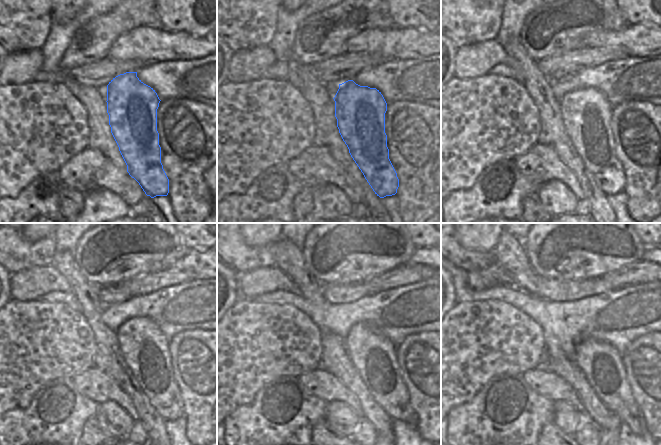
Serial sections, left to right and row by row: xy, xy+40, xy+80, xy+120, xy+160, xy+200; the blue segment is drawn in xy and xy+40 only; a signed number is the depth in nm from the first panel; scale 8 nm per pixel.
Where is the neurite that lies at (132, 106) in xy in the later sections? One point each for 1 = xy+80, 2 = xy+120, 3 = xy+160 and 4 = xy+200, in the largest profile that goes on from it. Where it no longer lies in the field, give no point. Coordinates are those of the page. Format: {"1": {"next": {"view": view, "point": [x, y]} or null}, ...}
{"1": {"next": {"view": "xy+80", "point": [586, 113]}}, "2": {"next": {"view": "xy+120", "point": [143, 346]}}, "3": {"next": {"view": "xy+160", "point": [373, 356]}}, "4": {"next": {"view": "xy+200", "point": [601, 364]}}}

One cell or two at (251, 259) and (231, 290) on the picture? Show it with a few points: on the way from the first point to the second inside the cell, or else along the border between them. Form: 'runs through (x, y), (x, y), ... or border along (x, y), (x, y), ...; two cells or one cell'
border along (227, 265), (238, 274); two cells

